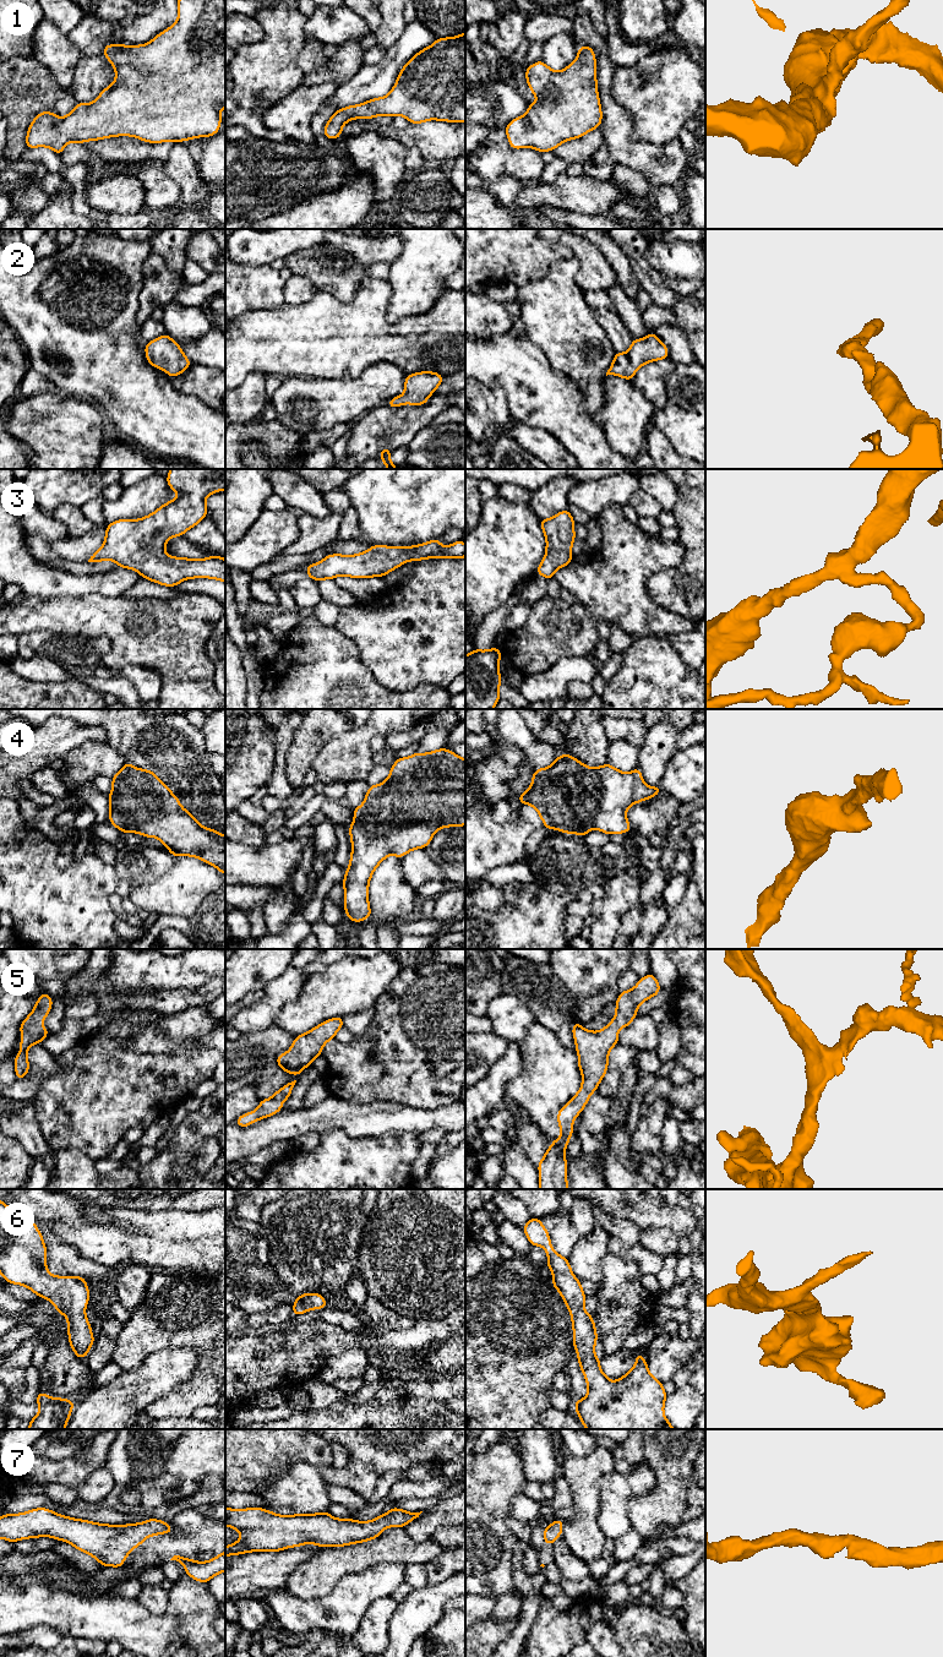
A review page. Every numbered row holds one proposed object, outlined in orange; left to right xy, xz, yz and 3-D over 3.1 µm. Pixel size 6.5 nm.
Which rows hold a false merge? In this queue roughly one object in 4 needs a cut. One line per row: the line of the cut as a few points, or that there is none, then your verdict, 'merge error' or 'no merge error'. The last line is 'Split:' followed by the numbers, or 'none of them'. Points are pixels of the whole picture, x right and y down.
1: cut none; no merge error
2: cut none; no merge error
3: cut none; no merge error
4: cut none; no merge error
5: cut none; no merge error
6: cut none; no merge error
7: cut none; no merge error
Split: none of them

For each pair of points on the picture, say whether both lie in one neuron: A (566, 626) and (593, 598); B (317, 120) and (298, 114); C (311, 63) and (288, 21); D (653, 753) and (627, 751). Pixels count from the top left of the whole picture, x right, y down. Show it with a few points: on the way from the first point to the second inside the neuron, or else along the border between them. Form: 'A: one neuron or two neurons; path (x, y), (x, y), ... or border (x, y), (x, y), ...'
A: two neurons; border (578, 601), (595, 620)
B: two neurons; border (323, 103), (311, 118), (310, 129), (314, 134)
C: two neurons; border (308, 38), (298, 59), (298, 67), (303, 76)
D: two neurons; border (639, 748), (637, 767)

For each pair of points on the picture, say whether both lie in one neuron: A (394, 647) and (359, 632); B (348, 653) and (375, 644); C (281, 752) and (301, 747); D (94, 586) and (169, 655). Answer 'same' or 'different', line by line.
A: same
B: different
C: different
D: different

